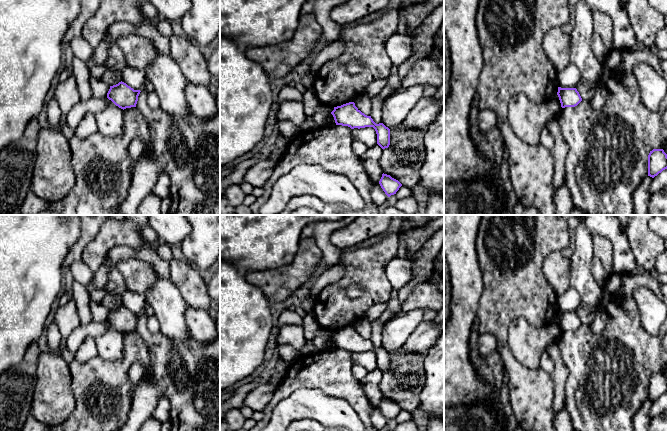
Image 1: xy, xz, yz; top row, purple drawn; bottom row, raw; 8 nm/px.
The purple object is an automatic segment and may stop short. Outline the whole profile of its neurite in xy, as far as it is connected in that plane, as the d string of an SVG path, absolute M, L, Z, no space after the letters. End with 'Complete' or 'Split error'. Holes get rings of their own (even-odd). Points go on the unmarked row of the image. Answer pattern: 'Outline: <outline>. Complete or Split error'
Outline: M124 306L110 310L107 322L121 333L136 331L140 314L134 314Z. Complete

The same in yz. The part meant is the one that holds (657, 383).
Outline: M653 373L648 379L648 400L654 402L668 392L668 380L663 373Z. Complete

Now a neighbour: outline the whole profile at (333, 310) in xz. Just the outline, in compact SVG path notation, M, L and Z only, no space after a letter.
M390 233L380 242L357 250L341 252L340 263L344 266L343 276L325 286L313 302L312 313L319 326L332 331L354 326L364 319L365 312L375 304L388 302L393 287L386 276L386 267L390 261L397 257L399 248L399 234ZM350 285L361 287L361 296L349 298L346 290Z

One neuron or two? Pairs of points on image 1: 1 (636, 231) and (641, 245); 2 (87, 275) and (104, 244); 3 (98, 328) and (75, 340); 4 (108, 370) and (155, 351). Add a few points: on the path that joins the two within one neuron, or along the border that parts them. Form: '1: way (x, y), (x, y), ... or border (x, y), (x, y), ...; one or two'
1: way (639, 234), (641, 242); one
2: border (80, 259), (93, 273); two
3: way (92, 329), (85, 330), (81, 334); one
4: border (138, 333), (147, 348), (150, 377); two

